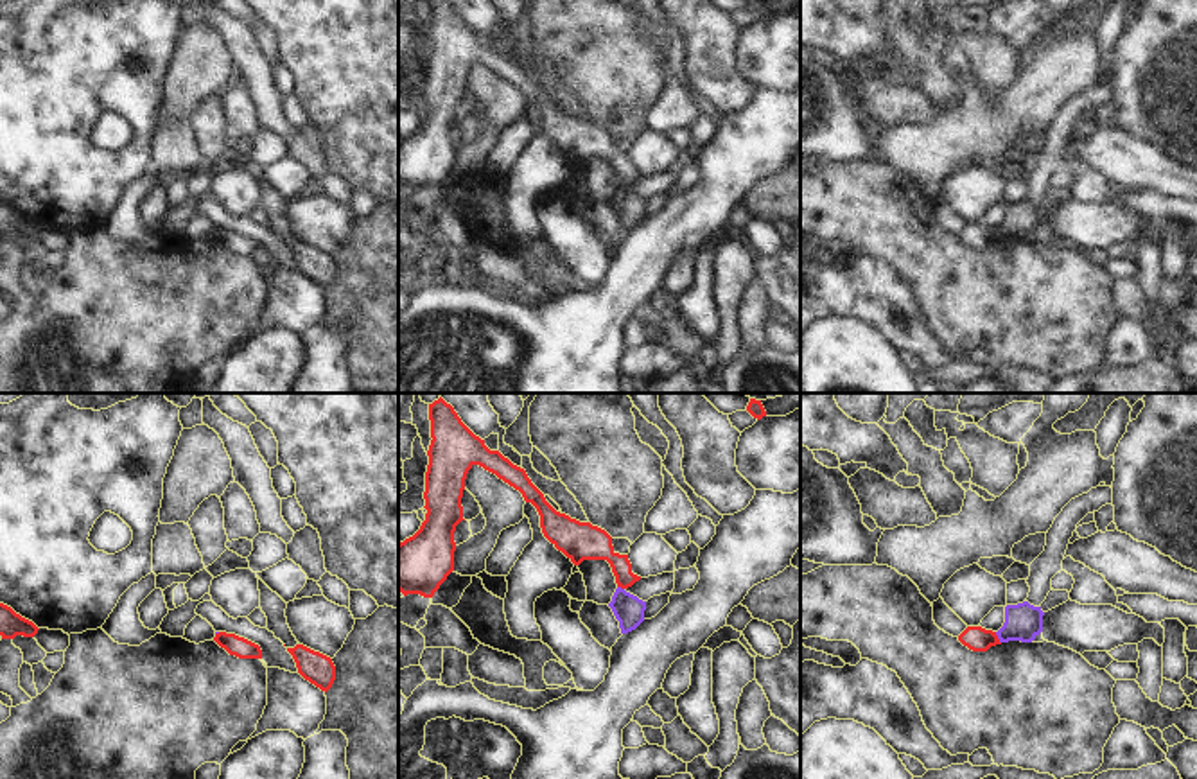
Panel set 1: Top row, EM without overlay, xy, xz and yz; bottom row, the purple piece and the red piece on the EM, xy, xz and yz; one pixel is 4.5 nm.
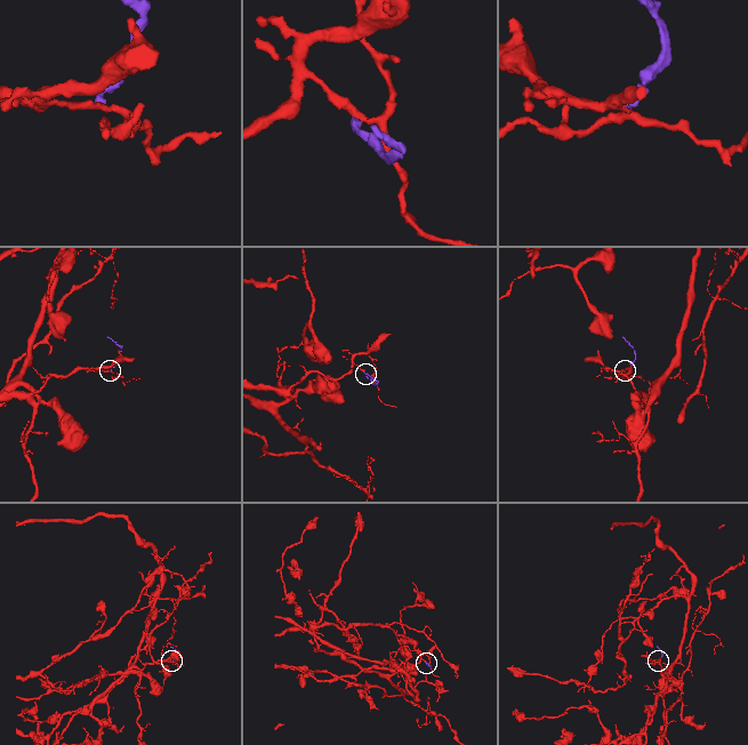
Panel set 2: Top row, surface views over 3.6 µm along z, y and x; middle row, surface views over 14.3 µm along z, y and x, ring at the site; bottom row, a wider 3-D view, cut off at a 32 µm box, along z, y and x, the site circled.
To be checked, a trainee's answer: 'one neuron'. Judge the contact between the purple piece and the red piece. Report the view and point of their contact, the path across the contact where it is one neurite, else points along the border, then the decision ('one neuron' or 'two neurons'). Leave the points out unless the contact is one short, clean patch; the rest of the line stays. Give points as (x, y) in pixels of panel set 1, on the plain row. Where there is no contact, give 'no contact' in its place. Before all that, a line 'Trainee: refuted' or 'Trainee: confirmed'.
Trainee: refuted
contact yz (998, 236); border yz (995, 230), (1000, 241); two neurons

